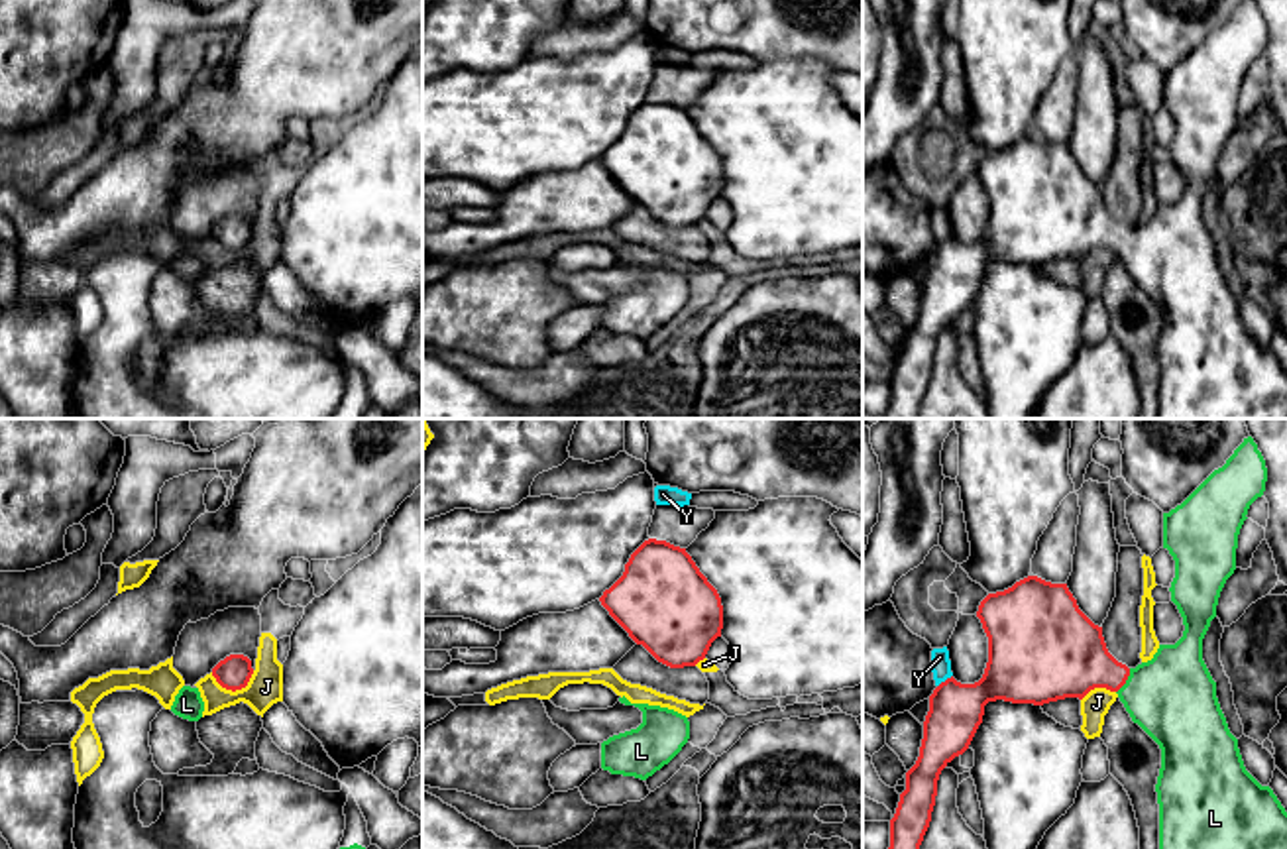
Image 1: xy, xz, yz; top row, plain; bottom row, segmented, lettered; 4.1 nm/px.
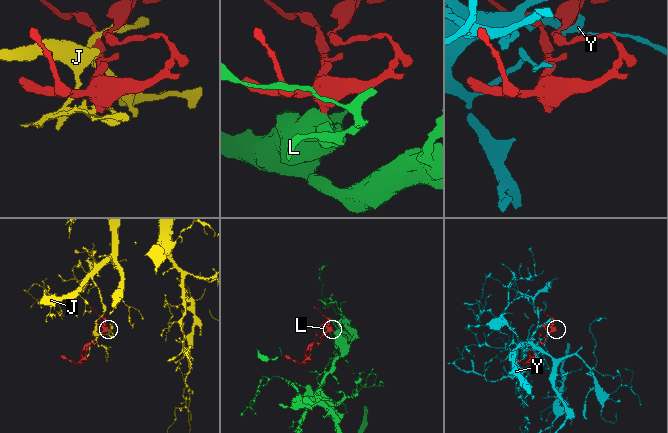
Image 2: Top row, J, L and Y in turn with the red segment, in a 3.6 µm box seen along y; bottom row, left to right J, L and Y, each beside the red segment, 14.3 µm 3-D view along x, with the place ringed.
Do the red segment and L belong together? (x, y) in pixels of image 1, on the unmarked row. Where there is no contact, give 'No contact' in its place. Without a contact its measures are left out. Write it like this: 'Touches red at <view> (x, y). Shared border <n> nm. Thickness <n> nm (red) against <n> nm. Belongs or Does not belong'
Touches red at yz (1124, 240). Shared border 120 nm. Thickness 320 nm (red) against 360 nm. Belongs

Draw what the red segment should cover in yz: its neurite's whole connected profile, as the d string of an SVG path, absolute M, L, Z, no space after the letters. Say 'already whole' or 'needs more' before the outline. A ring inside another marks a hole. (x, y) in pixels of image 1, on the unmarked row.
needs more | M1244 0L1181 65L1163 73L1163 108L1175 120L1169 151L1185 191L1175 204L1159 204L1153 218L1136 228L1108 212L1102 187L1079 169L1067 143L1028 136L1004 151L988 153L977 171L988 197L984 234L975 244L961 244L951 236L929 255L920 316L906 332L906 350L890 379L890 407L880 417L863 411L863 419L918 417L931 381L939 334L969 309L988 261L1043 265L1065 257L1083 259L1094 248L1116 252L1132 281L1161 309L1155 344L1157 419L1287 419L1287 371L1273 350L1246 330L1238 299L1220 269L1216 242L1203 220L1203 198L1216 177L1220 151L1236 130L1240 88L1250 65L1263 55L1265 41L1267 28L1258 4Z

